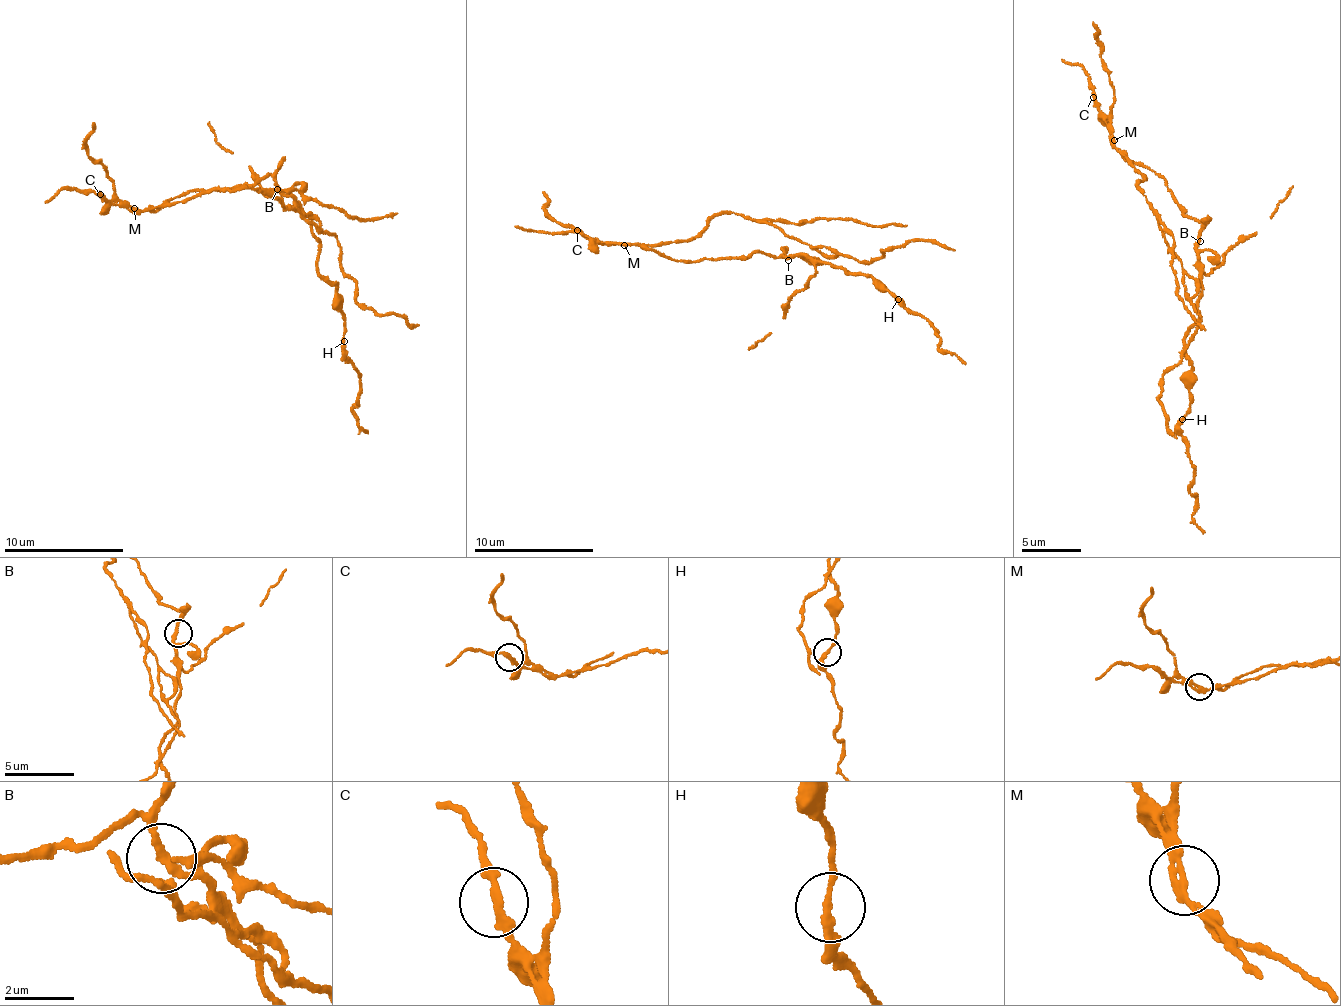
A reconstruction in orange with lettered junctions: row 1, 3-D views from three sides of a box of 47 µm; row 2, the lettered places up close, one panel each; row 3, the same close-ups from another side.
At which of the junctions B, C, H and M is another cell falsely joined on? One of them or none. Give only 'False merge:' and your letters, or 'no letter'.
False merge: M

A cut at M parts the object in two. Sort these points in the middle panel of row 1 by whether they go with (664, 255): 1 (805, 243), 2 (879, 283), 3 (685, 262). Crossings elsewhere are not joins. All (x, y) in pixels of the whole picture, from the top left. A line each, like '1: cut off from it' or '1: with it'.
1: cut off from it
2: with it
3: with it

